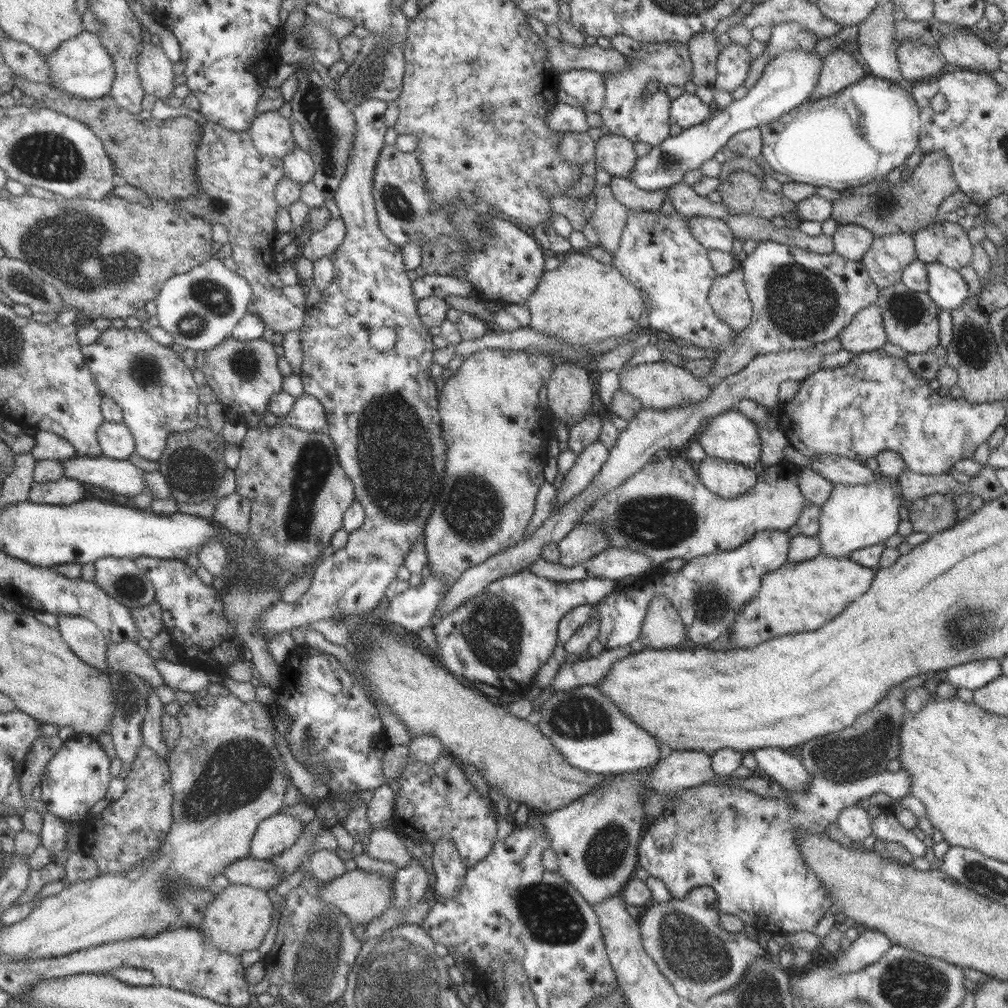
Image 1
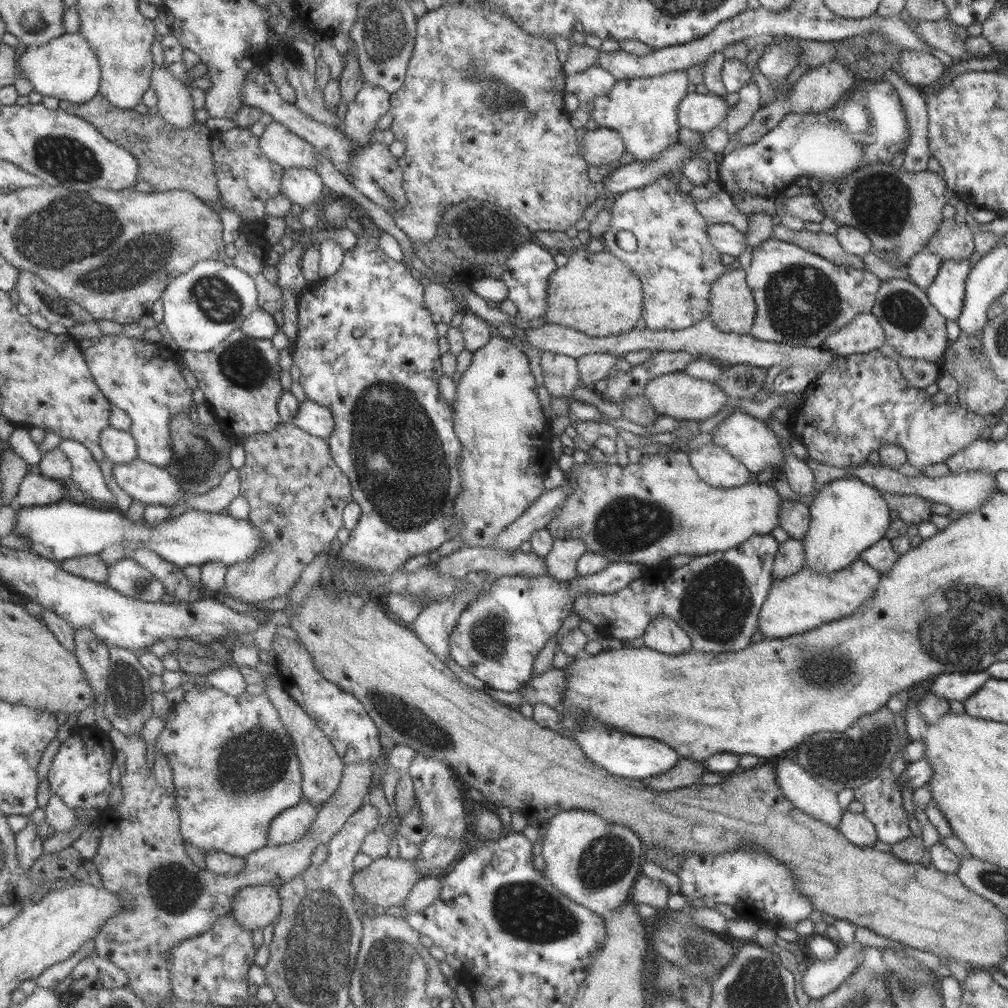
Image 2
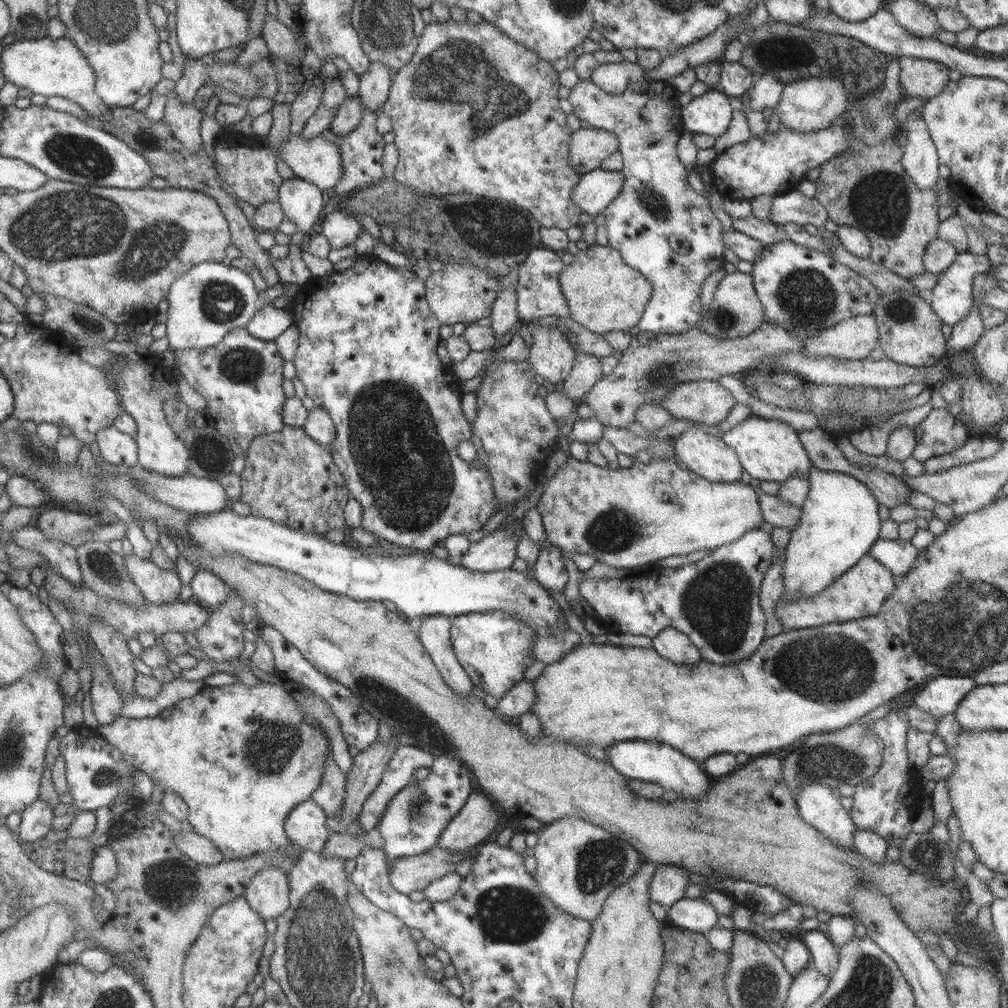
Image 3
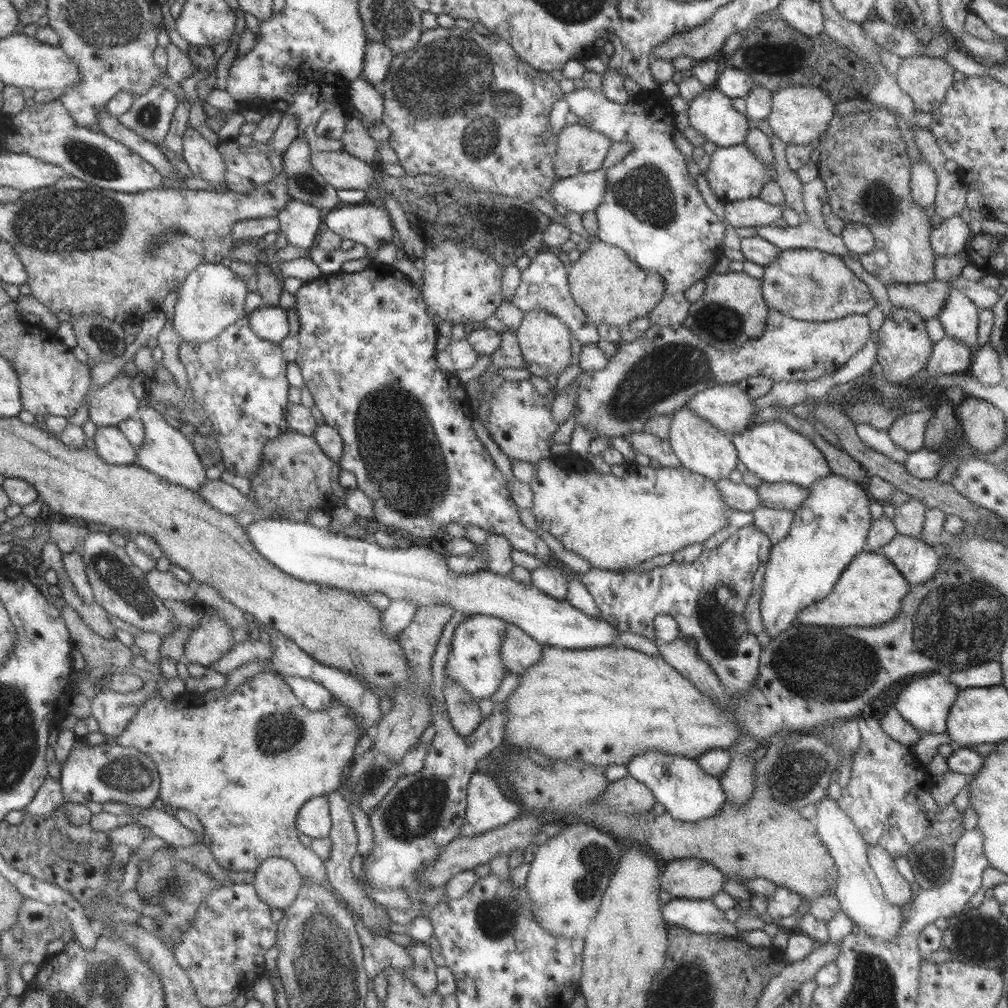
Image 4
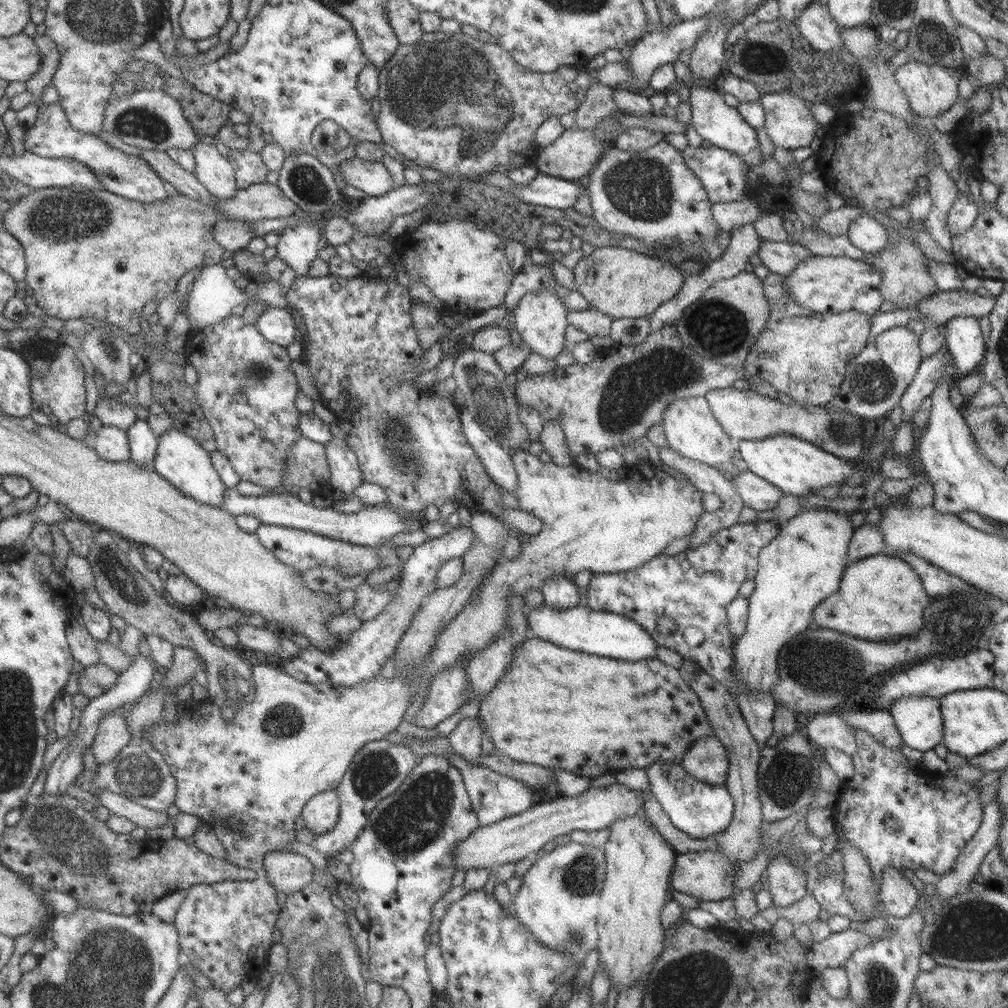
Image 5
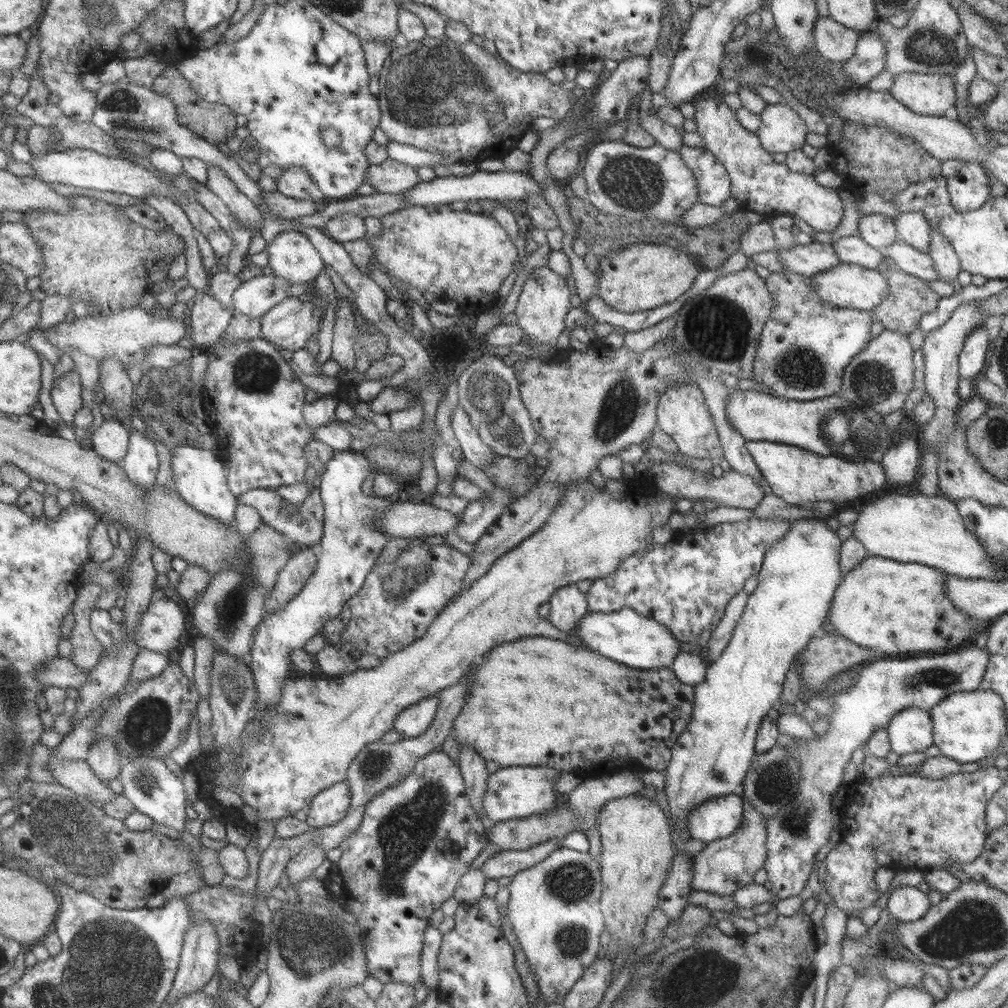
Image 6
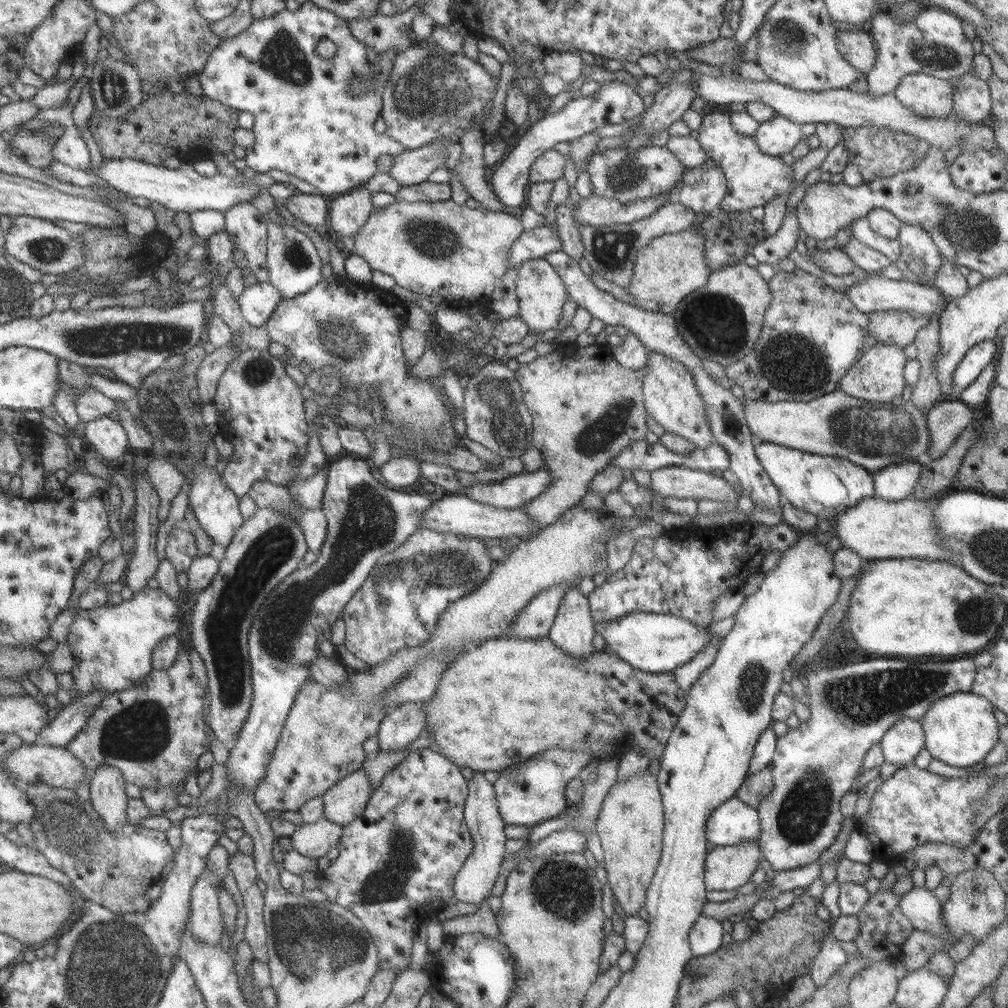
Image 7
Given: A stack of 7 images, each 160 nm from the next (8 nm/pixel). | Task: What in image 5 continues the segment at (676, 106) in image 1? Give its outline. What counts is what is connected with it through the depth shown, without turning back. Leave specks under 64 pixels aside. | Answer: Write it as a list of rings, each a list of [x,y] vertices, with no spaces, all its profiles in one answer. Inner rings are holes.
[[[677,57],[672,65],[674,66],[677,80],[681,80],[682,84],[688,87],[688,103],[690,104],[691,115],[689,123],[702,140],[707,140],[712,146],[718,146],[723,150],[734,152],[741,157],[741,160],[748,168],[763,162],[763,154],[759,151],[755,130],[744,121],[737,109],[727,106],[723,101],[723,95],[716,90],[703,87],[699,80],[692,77],[688,66],[681,63]]]

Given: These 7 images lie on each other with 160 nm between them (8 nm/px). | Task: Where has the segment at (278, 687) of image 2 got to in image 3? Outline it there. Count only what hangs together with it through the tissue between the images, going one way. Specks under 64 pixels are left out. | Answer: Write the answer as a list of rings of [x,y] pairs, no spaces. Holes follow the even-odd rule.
[[[332,756],[325,757],[324,767],[321,771],[320,781],[317,788],[310,794],[317,806],[323,810],[326,817],[333,818],[339,814],[341,804],[343,804],[345,786],[345,775],[337,766]]]

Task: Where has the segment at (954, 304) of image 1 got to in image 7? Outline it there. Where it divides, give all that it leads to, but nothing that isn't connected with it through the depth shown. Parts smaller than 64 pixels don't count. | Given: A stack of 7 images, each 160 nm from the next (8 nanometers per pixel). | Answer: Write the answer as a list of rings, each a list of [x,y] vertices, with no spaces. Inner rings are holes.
[[[983,340],[983,342],[977,342],[959,361],[955,372],[952,374],[952,391],[954,397],[957,397],[959,392],[966,388],[993,358],[995,354],[995,345],[993,340]]]

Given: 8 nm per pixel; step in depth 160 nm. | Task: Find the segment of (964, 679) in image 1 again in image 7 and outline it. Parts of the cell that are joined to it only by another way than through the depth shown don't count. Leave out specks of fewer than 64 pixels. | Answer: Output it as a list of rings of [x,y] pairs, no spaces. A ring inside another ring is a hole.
[[[911,718],[894,722],[878,743],[884,762],[903,766],[911,765],[913,757],[924,748],[921,723]]]

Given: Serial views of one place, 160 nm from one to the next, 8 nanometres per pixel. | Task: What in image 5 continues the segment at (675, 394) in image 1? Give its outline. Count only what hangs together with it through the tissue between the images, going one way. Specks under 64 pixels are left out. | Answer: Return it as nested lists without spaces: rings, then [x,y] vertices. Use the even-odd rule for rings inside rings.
[[[733,386],[721,387],[717,390],[708,390],[704,394],[705,400],[708,402],[708,407],[711,409],[712,415],[716,418],[720,427],[725,431],[728,437],[733,441],[741,440],[753,440],[768,437],[774,434],[787,433],[797,438],[802,438],[807,442],[812,442],[815,446],[818,446],[821,450],[833,454],[839,458],[845,460],[861,459],[862,451],[862,418],[857,417],[856,414],[851,414],[846,410],[839,410],[838,408],[832,408],[830,402],[825,405],[819,405],[819,409],[813,413],[807,413],[806,407],[802,405],[785,405],[778,400],[771,400],[765,398],[756,392],[753,392],[750,388],[742,391],[737,390]]]

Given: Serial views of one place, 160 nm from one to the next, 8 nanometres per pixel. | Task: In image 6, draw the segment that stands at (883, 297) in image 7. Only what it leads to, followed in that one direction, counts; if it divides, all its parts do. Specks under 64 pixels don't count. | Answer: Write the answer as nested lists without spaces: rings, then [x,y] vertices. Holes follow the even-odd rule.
[[[841,263],[839,266],[829,268],[827,272],[815,274],[810,279],[814,282],[817,296],[823,301],[838,306],[839,308],[850,308],[871,311],[888,291],[885,279],[876,270],[867,270],[857,264]]]

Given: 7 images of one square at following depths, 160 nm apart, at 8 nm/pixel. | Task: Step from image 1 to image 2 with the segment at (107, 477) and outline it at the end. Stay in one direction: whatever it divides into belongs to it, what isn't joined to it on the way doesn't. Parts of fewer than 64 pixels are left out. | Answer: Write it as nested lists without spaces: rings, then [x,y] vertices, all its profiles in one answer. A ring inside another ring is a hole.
[[[139,457],[121,464],[111,462],[111,474],[123,492],[144,505],[157,503],[173,507],[184,504],[177,499],[181,493],[187,494],[186,490],[180,488],[165,468],[143,462]]]

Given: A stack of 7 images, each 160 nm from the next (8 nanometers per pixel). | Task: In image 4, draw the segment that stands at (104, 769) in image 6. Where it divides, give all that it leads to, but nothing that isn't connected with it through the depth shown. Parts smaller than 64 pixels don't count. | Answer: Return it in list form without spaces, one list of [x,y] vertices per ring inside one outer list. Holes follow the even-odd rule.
[[[146,682],[138,690],[137,695],[133,693],[119,693],[113,690],[100,690],[90,704],[90,716],[97,721],[99,731],[103,736],[115,738],[125,730],[125,724],[133,718],[137,710],[143,706],[144,700],[158,691],[158,682]]]

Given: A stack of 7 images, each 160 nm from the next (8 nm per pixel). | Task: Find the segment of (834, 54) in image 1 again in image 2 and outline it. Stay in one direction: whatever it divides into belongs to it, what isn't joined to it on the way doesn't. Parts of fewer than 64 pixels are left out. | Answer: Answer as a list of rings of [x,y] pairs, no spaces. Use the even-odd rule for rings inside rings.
[[[835,59],[805,71],[792,85],[790,112],[805,114],[830,109],[852,87],[853,80],[853,73]]]

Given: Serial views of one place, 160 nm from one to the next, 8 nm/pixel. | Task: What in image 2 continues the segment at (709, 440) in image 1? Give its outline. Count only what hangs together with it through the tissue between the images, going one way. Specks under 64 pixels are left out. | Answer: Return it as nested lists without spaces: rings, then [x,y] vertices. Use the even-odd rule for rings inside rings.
[[[731,411],[711,431],[711,441],[724,448],[733,458],[736,458],[749,473],[758,475],[763,468],[780,469],[784,463],[785,448],[789,448],[788,441],[782,441],[771,431],[763,420],[753,418],[743,411]]]

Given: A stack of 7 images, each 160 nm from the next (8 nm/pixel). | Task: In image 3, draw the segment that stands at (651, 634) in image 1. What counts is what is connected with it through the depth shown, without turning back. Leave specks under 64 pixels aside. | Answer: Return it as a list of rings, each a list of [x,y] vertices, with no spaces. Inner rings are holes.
[[[667,627],[660,630],[650,646],[657,654],[681,666],[695,666],[702,660],[701,655],[689,637],[676,628]]]

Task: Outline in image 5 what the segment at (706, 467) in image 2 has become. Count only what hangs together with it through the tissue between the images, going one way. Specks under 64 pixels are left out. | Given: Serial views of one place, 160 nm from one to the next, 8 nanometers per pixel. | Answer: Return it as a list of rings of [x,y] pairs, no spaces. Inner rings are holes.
[[[689,396],[674,400],[664,410],[661,424],[667,447],[685,458],[701,462],[709,467],[730,462],[733,452],[737,449],[736,442],[725,434],[725,431],[712,415],[704,396]]]

